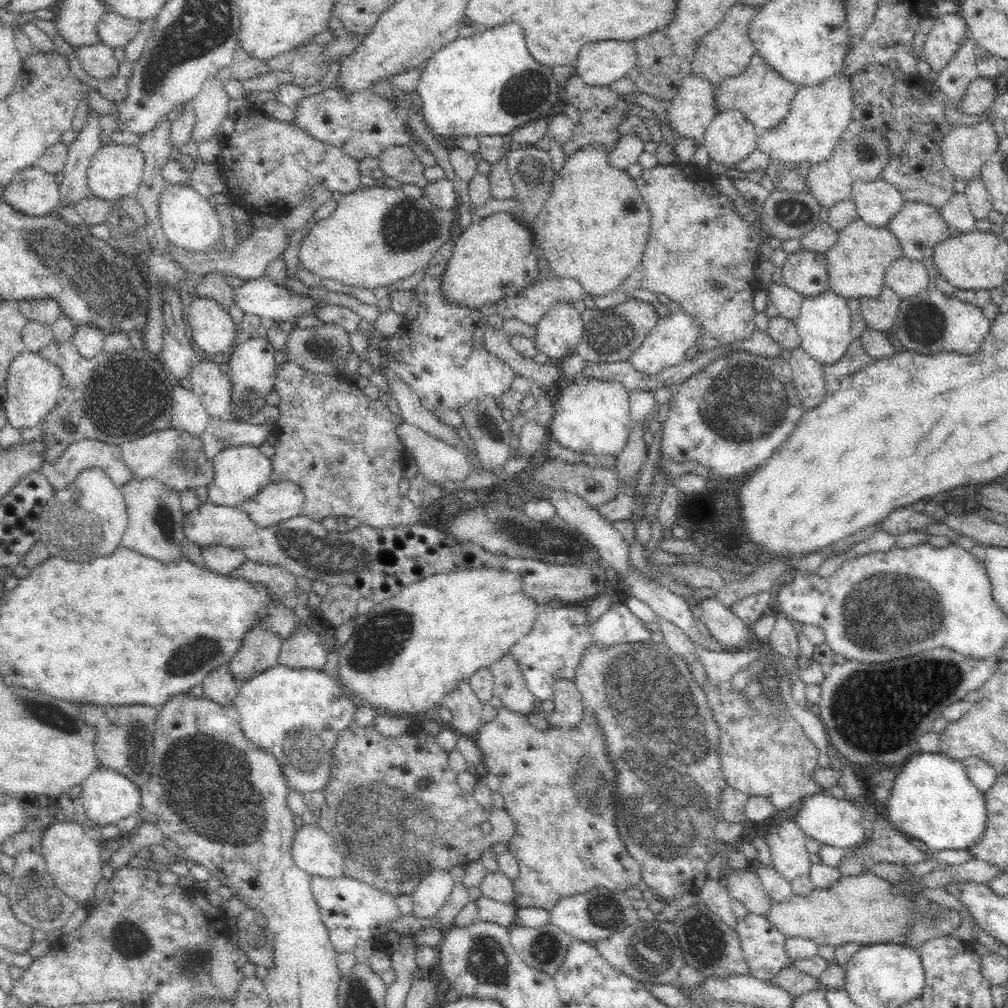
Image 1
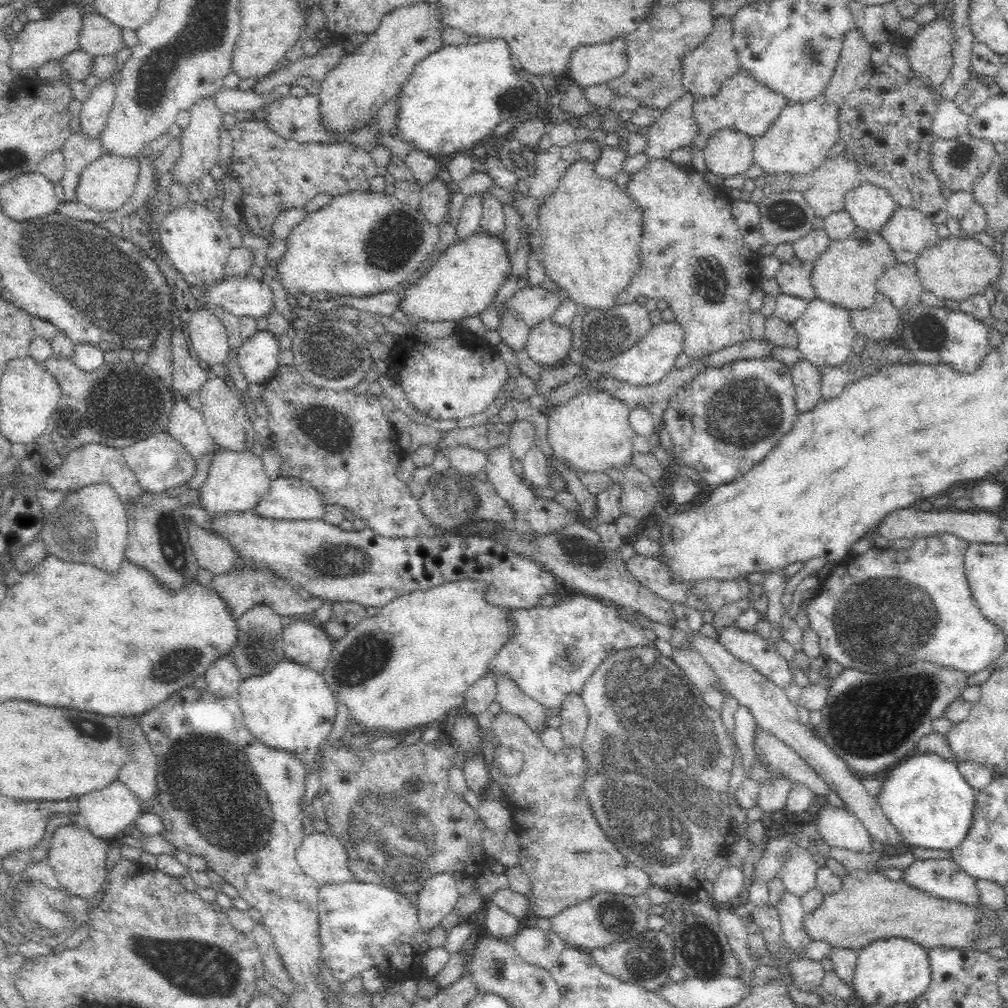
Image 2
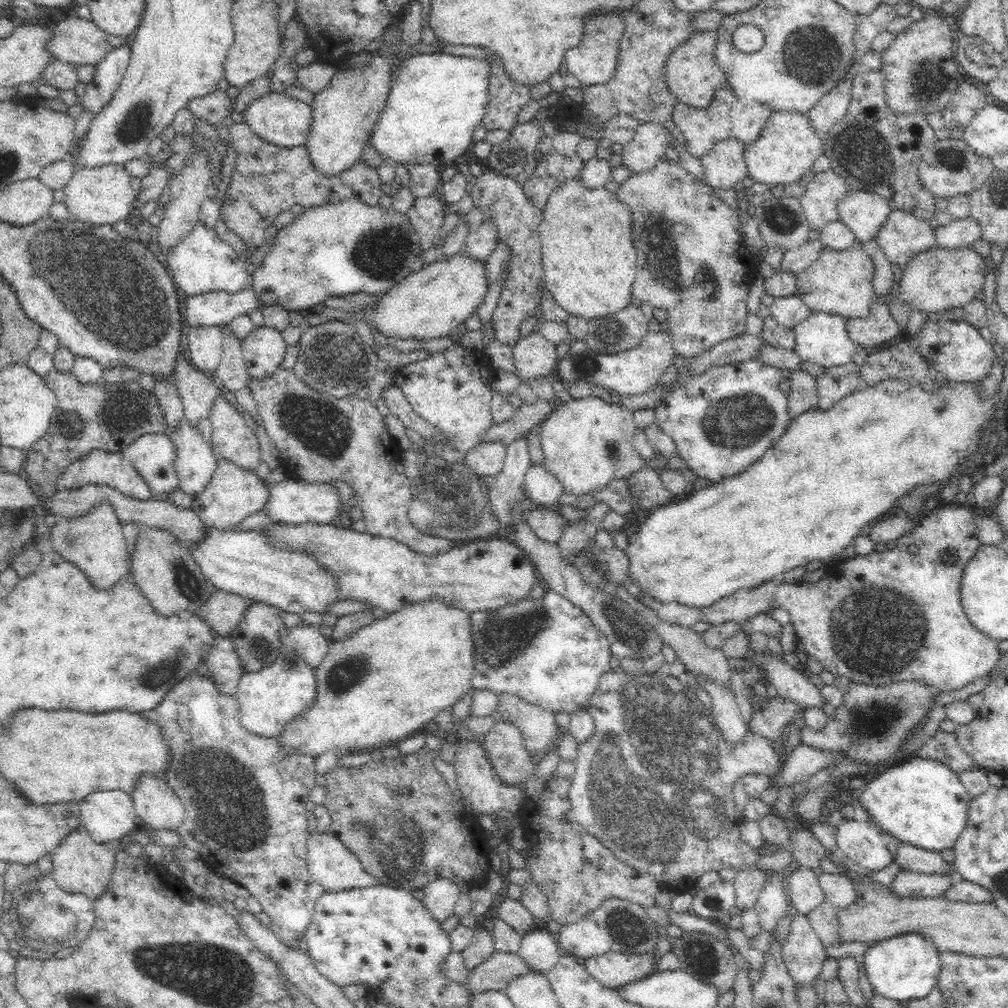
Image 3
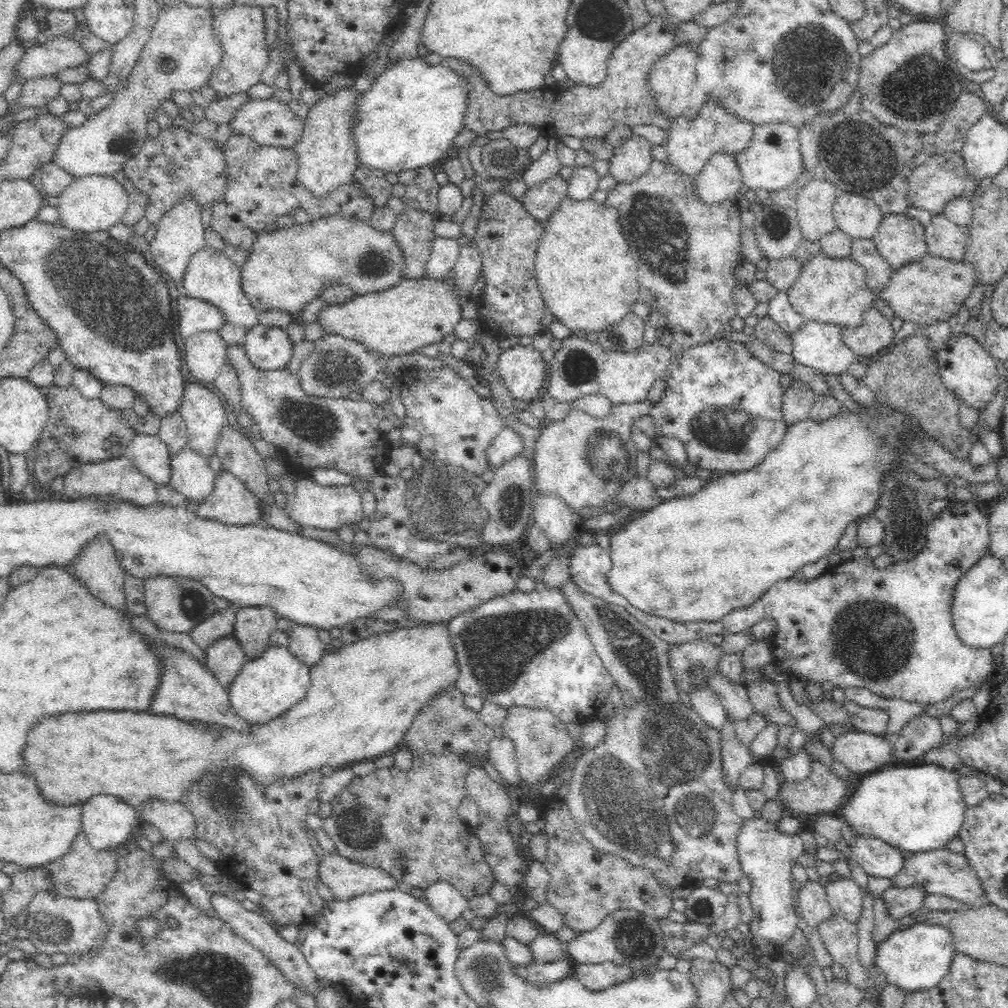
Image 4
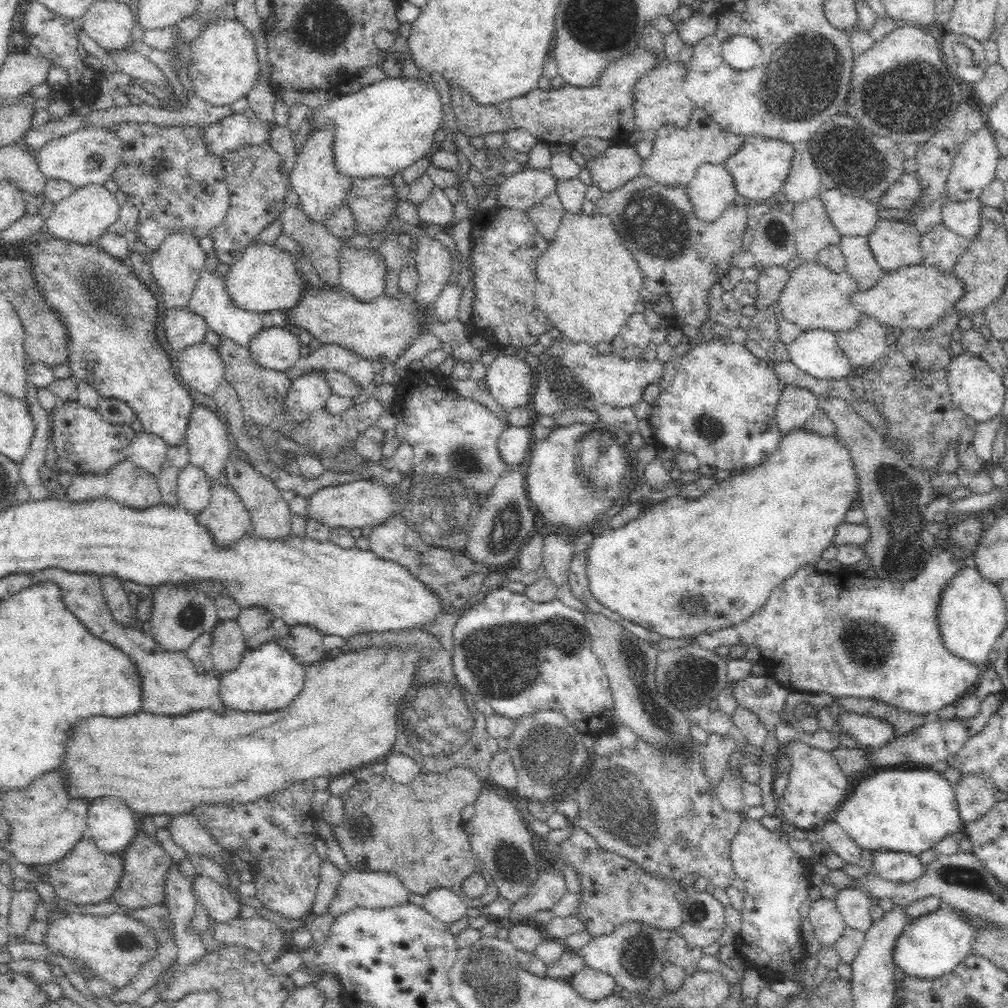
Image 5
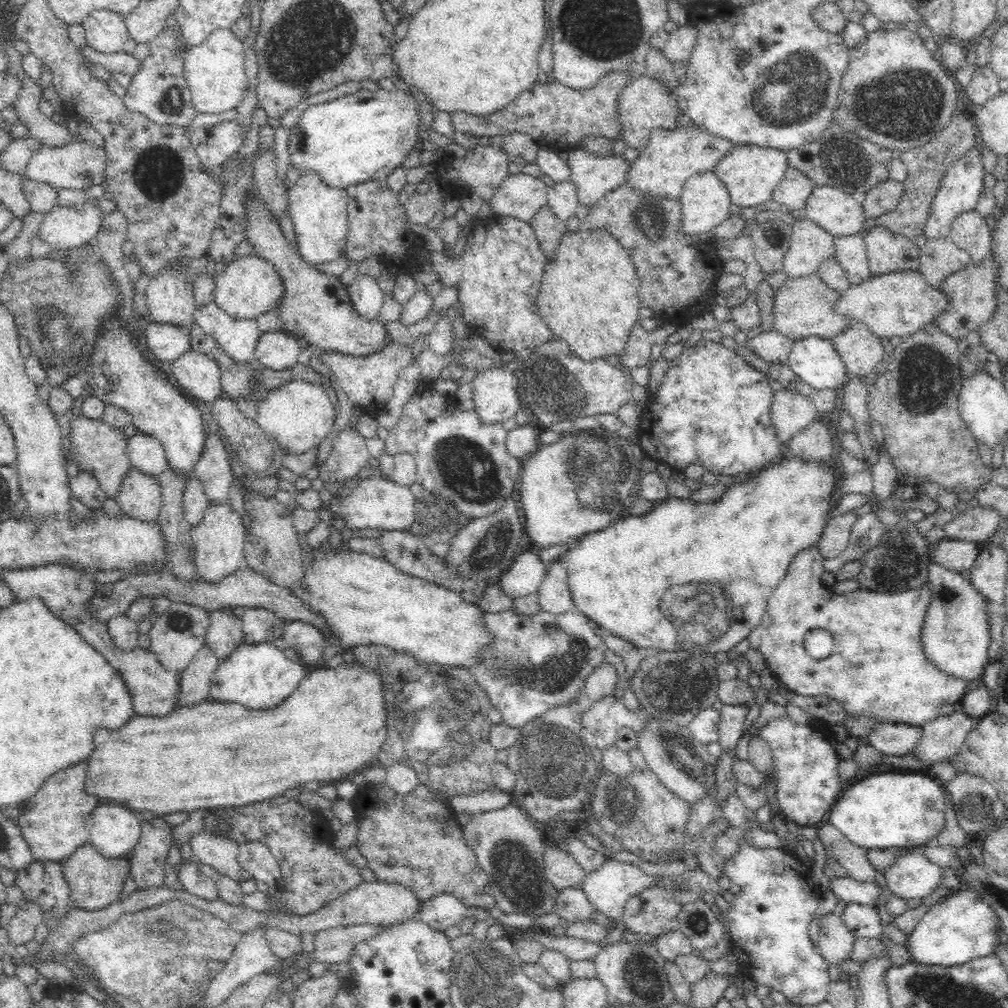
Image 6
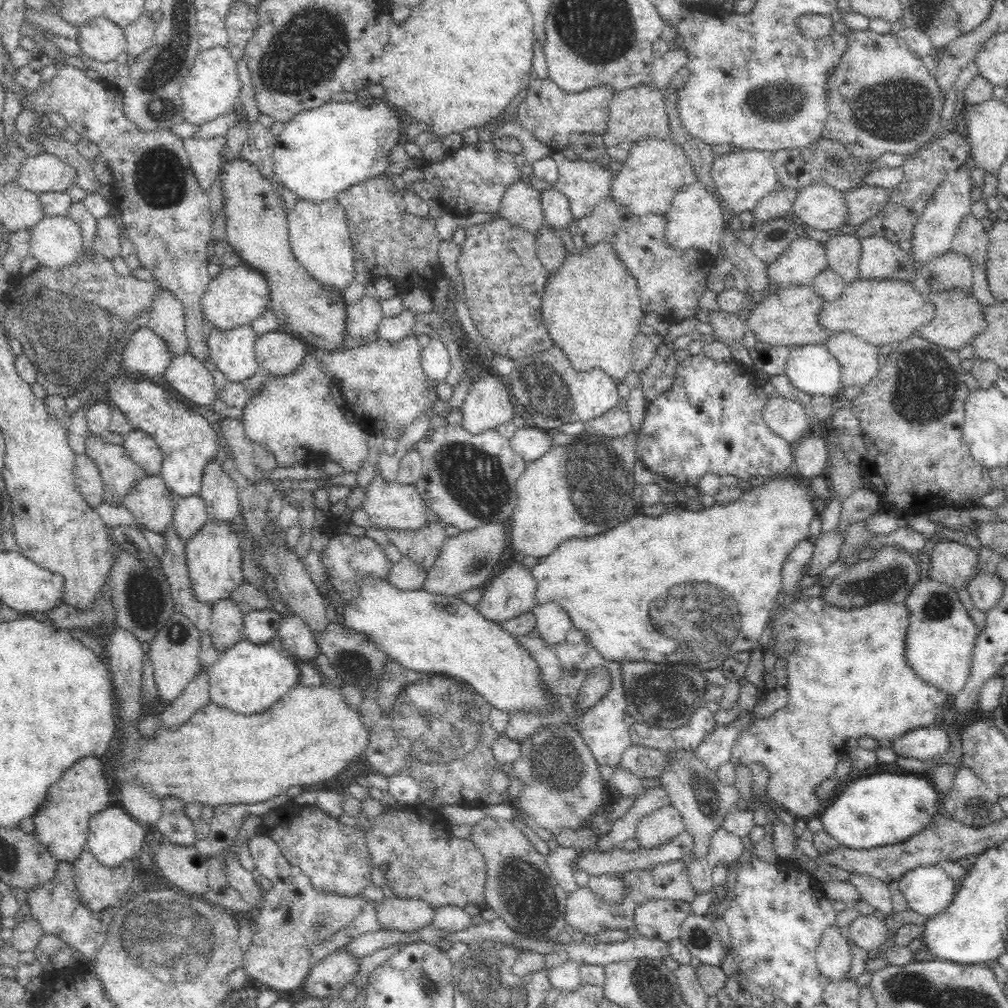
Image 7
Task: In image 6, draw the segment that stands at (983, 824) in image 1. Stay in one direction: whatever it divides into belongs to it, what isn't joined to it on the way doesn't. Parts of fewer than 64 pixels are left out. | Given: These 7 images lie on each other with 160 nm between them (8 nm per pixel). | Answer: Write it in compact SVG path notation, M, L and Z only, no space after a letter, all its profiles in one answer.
M884 772L884 774L874 774L864 777L860 781L851 784L848 790L844 792L844 796L831 806L825 821L835 826L850 842L864 849L908 848L908 850L915 850L928 845L928 843L934 844L936 837L941 832L942 828L944 828L944 818L946 818L944 812L946 812L945 792L943 786L936 782L936 780L917 772L908 772L908 774L904 774L904 772L898 772L898 774L896 774L896 772Z

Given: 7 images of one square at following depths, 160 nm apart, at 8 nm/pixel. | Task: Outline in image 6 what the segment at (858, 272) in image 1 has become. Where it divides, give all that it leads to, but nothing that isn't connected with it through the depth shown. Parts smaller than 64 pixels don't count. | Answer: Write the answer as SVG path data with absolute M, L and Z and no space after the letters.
M817 273L800 278L788 277L775 291L773 328L795 341L812 335L830 339L852 323L850 317L836 313L835 302L839 296L840 292L828 286Z

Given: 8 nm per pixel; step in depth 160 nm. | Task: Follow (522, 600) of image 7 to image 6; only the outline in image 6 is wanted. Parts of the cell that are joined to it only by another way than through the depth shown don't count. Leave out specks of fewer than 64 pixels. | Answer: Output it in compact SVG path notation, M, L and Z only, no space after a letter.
M520 551L510 568L501 575L499 584L510 599L518 599L538 593L545 574L546 567L539 554Z

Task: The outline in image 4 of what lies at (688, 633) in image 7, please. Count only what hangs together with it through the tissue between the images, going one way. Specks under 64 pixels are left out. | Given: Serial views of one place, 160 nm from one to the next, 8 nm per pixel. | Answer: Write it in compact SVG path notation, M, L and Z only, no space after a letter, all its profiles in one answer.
M887 403L880 404L878 410L862 410L862 414L852 414L852 412L848 412L848 414L842 414L842 416L826 418L824 422L816 422L815 419L806 417L798 420L798 422L787 425L787 431L785 432L784 438L780 441L780 444L774 448L774 450L768 452L760 464L756 464L756 466L753 466L750 470L740 471L739 473L728 473L725 476L722 475L717 480L707 480L703 487L694 494L674 497L671 499L664 498L656 506L653 506L652 509L644 512L644 515L635 520L631 520L631 522L624 526L624 528L619 528L619 531L617 531L616 534L612 534L610 538L610 548L607 549L610 551L610 557L612 557L612 567L610 567L610 570L608 570L608 576L606 576L606 581L608 581L610 589L612 589L614 593L622 595L626 601L632 606L635 606L638 610L647 612L648 614L655 614L660 618L669 618L674 622L700 622L700 620L703 620L704 622L716 622L716 620L720 620L724 614L728 614L730 610L734 610L734 608L740 606L748 606L748 604L756 602L756 600L760 599L776 582L793 578L797 576L800 568L803 566L815 563L821 558L826 558L827 555L839 544L842 535L845 534L847 525L852 522L866 519L870 515L870 512L876 510L877 502L879 501L883 490L883 480L887 477L888 473L891 473L892 469L899 469L900 466L904 466L904 464L900 464L900 456L896 454L896 450L904 450L904 452L906 452L906 448L904 448L904 444L902 444L902 440L906 440L906 434L902 434L906 428L908 428L908 430L918 430L918 434L924 434L924 431L926 431L923 430L923 427L920 426L918 422L916 422L915 418L911 417L911 414L907 414L906 411L896 410L894 406L887 406Z

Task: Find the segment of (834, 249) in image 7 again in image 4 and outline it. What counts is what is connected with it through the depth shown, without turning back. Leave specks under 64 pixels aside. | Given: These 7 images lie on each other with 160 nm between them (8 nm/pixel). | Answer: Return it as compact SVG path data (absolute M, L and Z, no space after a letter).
M855 238L851 240L851 251L848 256L860 263L866 271L867 287L876 292L888 284L894 269L878 252L873 239Z

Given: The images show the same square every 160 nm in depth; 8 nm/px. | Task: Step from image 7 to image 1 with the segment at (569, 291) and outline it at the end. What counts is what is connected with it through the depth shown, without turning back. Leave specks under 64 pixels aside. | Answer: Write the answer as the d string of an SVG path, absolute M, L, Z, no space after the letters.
M588 142L570 152L558 174L556 184L544 208L532 219L535 242L546 258L550 273L562 278L574 278L591 294L614 290L642 258L651 231L651 214L636 180L626 169L610 165L609 149L601 142Z

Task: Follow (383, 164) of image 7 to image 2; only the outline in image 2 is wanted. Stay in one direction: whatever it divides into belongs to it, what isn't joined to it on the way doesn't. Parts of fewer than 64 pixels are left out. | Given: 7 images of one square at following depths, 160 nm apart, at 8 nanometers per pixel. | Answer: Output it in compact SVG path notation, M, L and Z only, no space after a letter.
M495 36L476 44L465 41L463 44L442 46L416 66L408 82L401 87L399 101L398 135L426 154L443 159L461 148L480 144L481 140L492 137L494 128L504 120L514 118L516 125L541 117L540 92L530 80L530 74L526 74L524 67L514 59L512 47L504 36Z

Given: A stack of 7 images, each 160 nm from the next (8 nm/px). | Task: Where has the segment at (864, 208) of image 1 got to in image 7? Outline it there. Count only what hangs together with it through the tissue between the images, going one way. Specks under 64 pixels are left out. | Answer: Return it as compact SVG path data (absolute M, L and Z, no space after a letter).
M824 183L814 184L801 188L792 203L790 212L793 212L803 222L803 226L816 228L819 232L828 232L842 228L847 221L848 205L846 204L844 193L836 190Z

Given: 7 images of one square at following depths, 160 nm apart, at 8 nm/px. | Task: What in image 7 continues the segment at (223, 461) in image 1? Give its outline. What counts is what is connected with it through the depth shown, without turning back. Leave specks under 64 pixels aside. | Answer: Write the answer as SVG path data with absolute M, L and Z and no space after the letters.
M208 520L192 539L186 541L186 561L192 593L200 602L216 604L220 600L232 598L232 593L245 582L241 564L240 540L231 526L224 521Z

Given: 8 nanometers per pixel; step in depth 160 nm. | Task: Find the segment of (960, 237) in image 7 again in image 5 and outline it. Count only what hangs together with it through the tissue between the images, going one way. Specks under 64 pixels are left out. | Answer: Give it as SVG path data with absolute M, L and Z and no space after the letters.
M979 199L964 202L948 200L941 207L942 223L946 228L972 241L980 230L981 208Z

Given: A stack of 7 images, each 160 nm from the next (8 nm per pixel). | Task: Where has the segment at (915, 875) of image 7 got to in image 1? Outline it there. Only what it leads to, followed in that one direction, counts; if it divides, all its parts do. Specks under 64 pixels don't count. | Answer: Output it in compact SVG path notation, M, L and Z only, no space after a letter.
M820 792L803 797L798 803L801 804L801 807L793 817L795 819L794 823L812 840L816 840L820 844L829 844L830 846L839 846L850 850L850 848L858 847L867 838L860 811L858 811L856 805L848 802L848 800L838 800L828 793Z

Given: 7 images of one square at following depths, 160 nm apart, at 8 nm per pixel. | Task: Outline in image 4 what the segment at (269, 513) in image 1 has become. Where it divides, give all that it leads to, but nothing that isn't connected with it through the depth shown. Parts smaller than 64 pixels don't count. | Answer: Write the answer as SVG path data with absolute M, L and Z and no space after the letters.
M304 476L296 479L294 486L294 492L287 494L287 507L283 510L292 521L302 527L336 531L344 525L360 523L364 516L362 494L353 485L322 486Z

